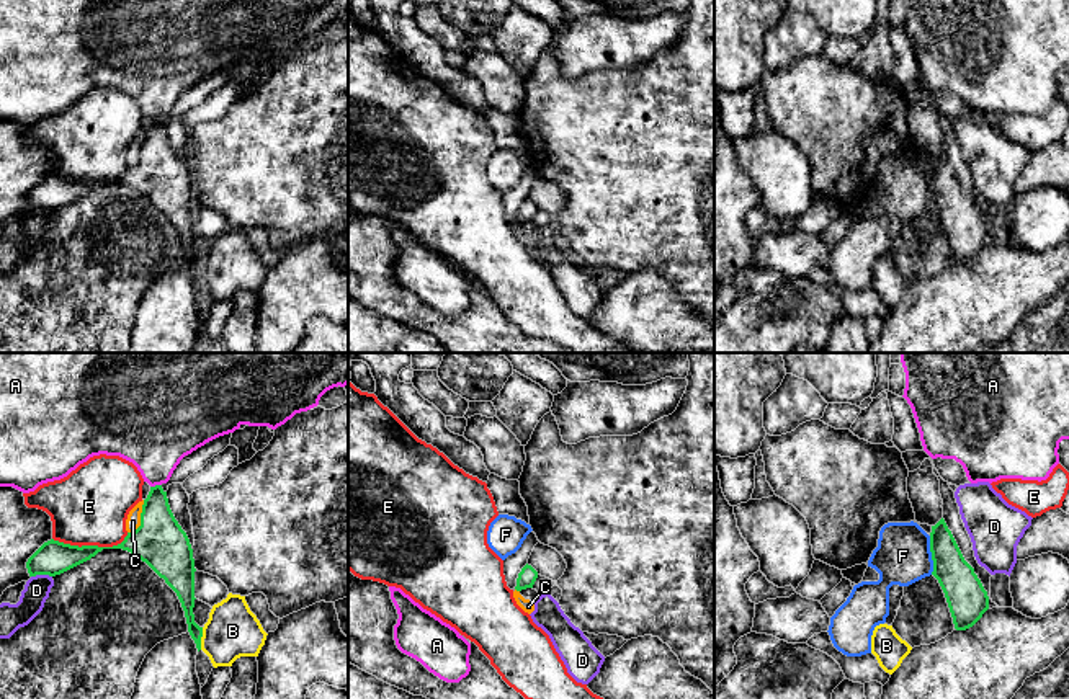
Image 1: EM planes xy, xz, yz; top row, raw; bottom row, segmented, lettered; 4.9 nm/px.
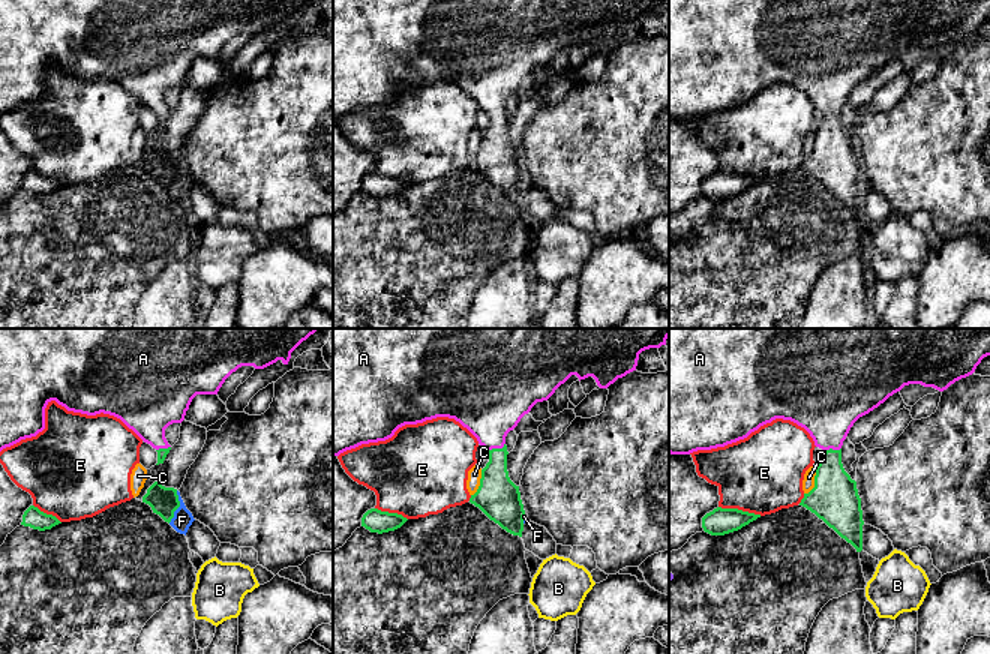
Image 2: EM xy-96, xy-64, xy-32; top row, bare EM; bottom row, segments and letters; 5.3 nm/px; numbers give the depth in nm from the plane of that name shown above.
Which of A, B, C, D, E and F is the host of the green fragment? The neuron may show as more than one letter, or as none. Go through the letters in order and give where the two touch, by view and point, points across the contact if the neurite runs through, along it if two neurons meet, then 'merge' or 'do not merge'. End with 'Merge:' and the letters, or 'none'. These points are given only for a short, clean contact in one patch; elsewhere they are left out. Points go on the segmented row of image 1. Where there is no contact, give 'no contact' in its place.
A: meets green in xy at (156, 485); runs through xy (159, 536), (156, 485), (154, 435); merge
B: meets green in xy at (200, 639); do not merge
C: meets green in xy at (141, 518); border along xy (144, 500), (141, 523), (128, 533); do not merge
D: meets green in xy at (41, 574); do not merge
E: meets green in xy at (90, 546); do not merge
F: meets green in yz at (932, 556); border along yz (929, 536), (932, 574); do not merge
Merge: A

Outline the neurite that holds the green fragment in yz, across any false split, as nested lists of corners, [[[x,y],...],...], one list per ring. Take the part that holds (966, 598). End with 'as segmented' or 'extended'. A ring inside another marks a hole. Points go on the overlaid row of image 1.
[[[942,518],[930,532],[932,575],[938,580],[956,630],[973,627],[989,609],[989,596],[974,568],[964,560]]] | as segmented

